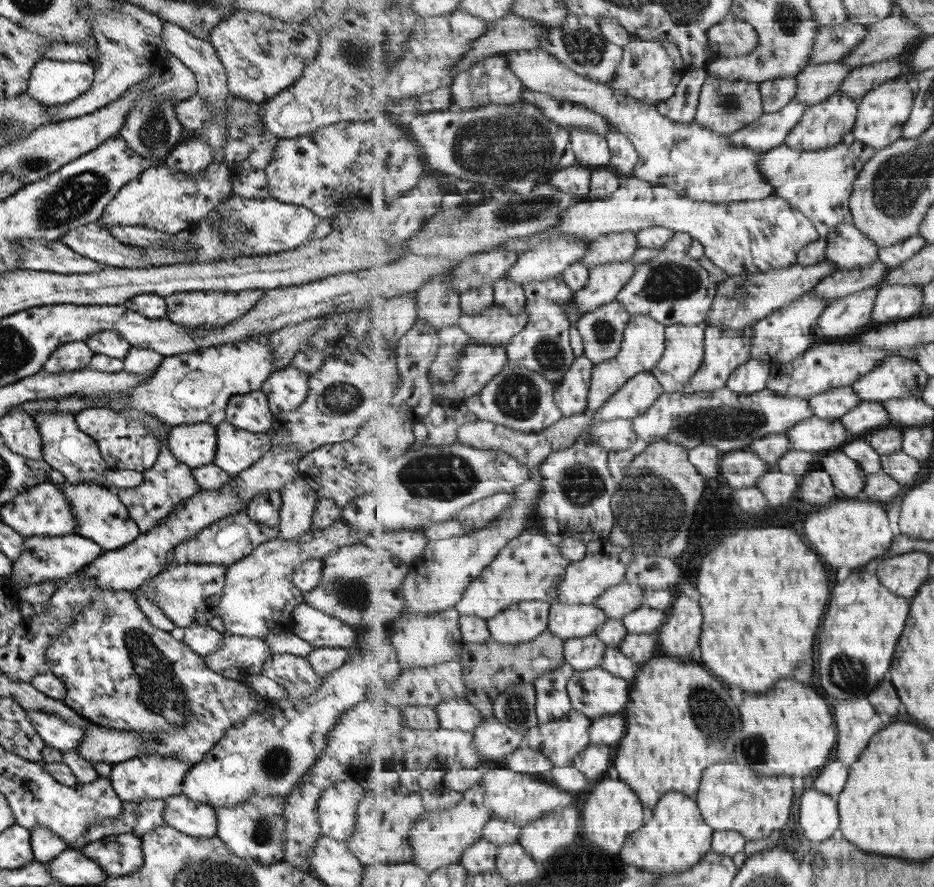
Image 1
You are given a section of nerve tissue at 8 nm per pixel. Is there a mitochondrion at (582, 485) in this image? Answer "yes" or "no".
yes

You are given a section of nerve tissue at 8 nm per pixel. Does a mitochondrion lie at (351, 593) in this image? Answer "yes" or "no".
yes

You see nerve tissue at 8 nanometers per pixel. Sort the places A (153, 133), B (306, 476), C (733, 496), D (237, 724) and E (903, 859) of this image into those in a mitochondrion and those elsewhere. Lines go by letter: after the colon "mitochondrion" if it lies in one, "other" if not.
A: mitochondrion
B: other
C: other
D: other
E: other

